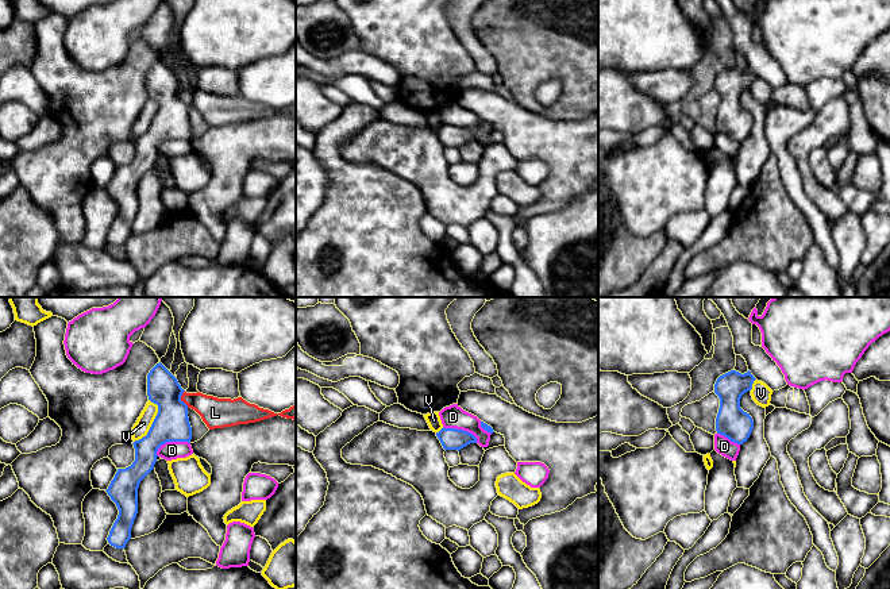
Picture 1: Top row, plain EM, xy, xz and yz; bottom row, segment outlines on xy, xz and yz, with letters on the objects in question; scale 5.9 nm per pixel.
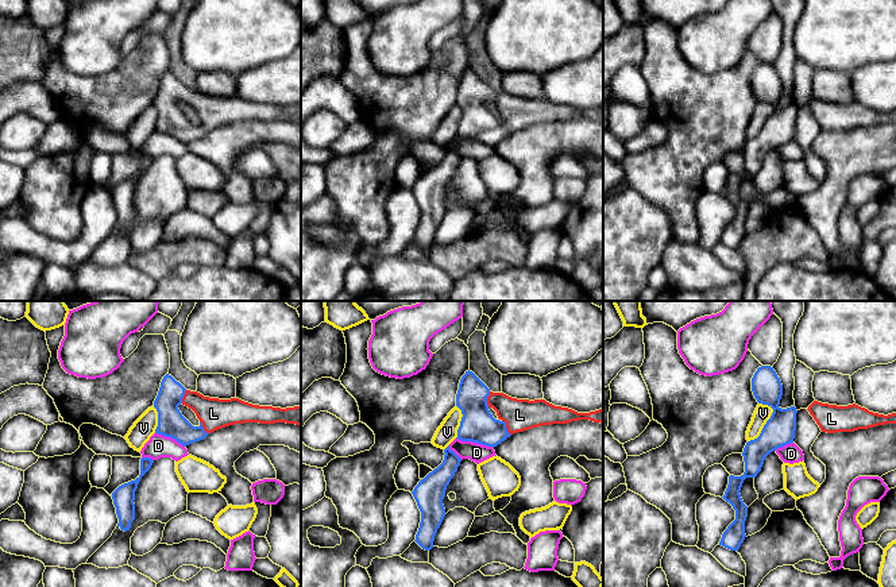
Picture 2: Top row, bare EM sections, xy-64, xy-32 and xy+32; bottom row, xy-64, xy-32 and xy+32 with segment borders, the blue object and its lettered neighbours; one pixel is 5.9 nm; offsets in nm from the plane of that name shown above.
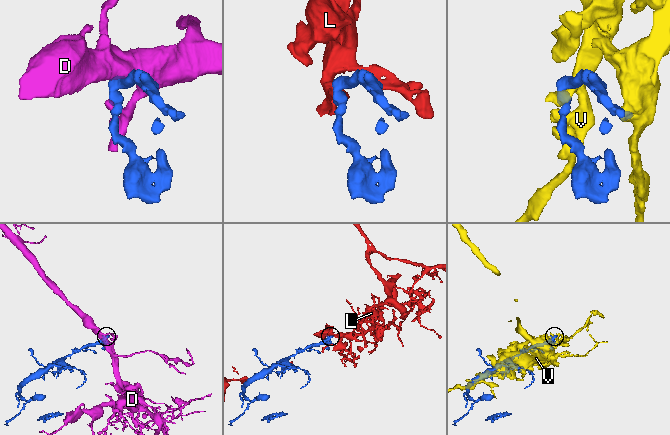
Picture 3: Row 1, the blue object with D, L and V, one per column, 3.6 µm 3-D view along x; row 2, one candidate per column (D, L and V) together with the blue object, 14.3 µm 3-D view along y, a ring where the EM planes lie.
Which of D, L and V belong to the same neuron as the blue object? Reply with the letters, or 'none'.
L

